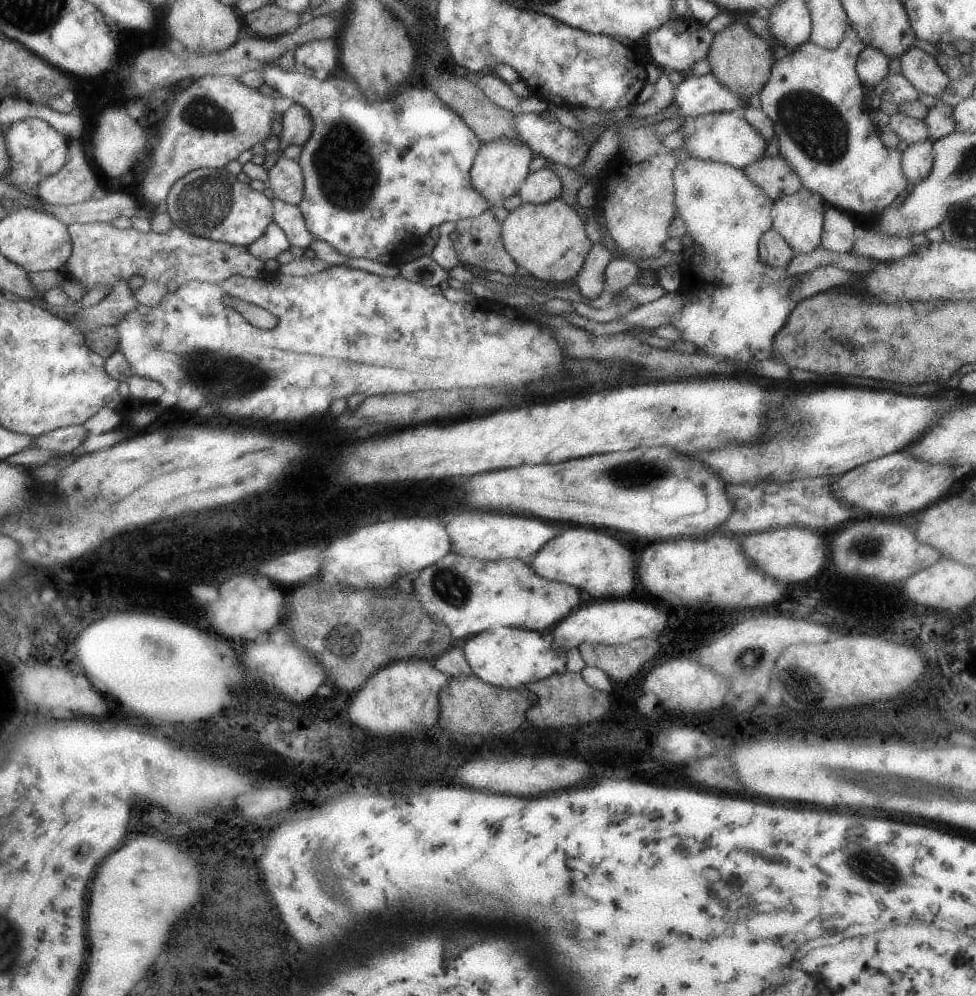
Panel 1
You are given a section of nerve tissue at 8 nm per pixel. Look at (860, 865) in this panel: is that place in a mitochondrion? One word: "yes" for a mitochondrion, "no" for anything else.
yes

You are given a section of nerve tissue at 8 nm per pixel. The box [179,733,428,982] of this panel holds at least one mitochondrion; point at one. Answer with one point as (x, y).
(346, 891)

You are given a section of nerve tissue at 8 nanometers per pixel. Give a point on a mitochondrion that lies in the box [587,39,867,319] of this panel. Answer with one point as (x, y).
(819, 128)

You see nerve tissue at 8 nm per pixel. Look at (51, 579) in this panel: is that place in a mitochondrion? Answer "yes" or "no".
no

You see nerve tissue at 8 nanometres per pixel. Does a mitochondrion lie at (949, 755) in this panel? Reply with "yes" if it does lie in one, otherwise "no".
yes

